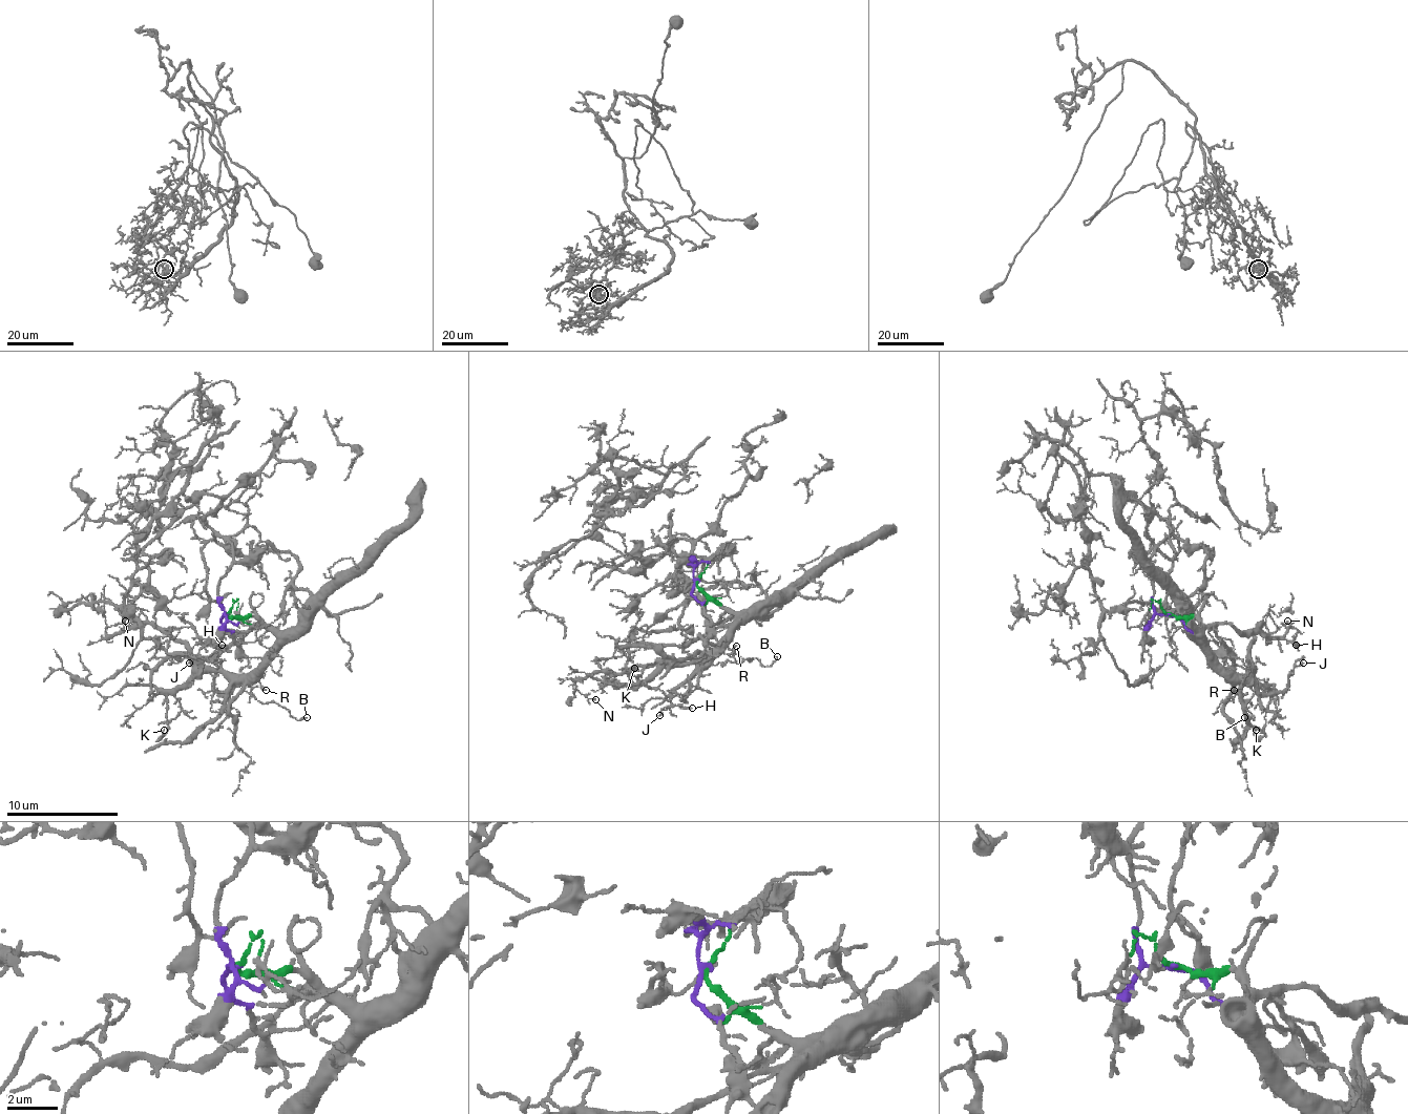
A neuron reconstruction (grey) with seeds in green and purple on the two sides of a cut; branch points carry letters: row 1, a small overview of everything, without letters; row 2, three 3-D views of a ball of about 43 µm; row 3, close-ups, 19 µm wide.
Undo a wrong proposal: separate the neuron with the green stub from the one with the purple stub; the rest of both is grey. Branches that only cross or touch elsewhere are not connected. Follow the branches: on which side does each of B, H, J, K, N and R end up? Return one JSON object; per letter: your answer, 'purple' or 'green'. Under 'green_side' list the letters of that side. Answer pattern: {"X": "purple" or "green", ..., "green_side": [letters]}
{"B": "green", "H": "green", "J": "green", "K": "green", "N": "green", "R": "green", "green_side": ["B", "H", "J", "K", "N", "R"]}

